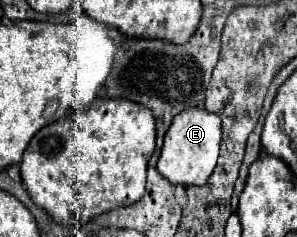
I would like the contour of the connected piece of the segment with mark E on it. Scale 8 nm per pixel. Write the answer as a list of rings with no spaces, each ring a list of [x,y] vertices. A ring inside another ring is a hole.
[[[204,107],[186,109],[178,117],[174,117],[174,123],[170,125],[164,137],[162,153],[158,159],[158,171],[172,185],[184,187],[206,185],[218,161],[218,147],[220,147],[220,117],[216,113],[206,111]]]

